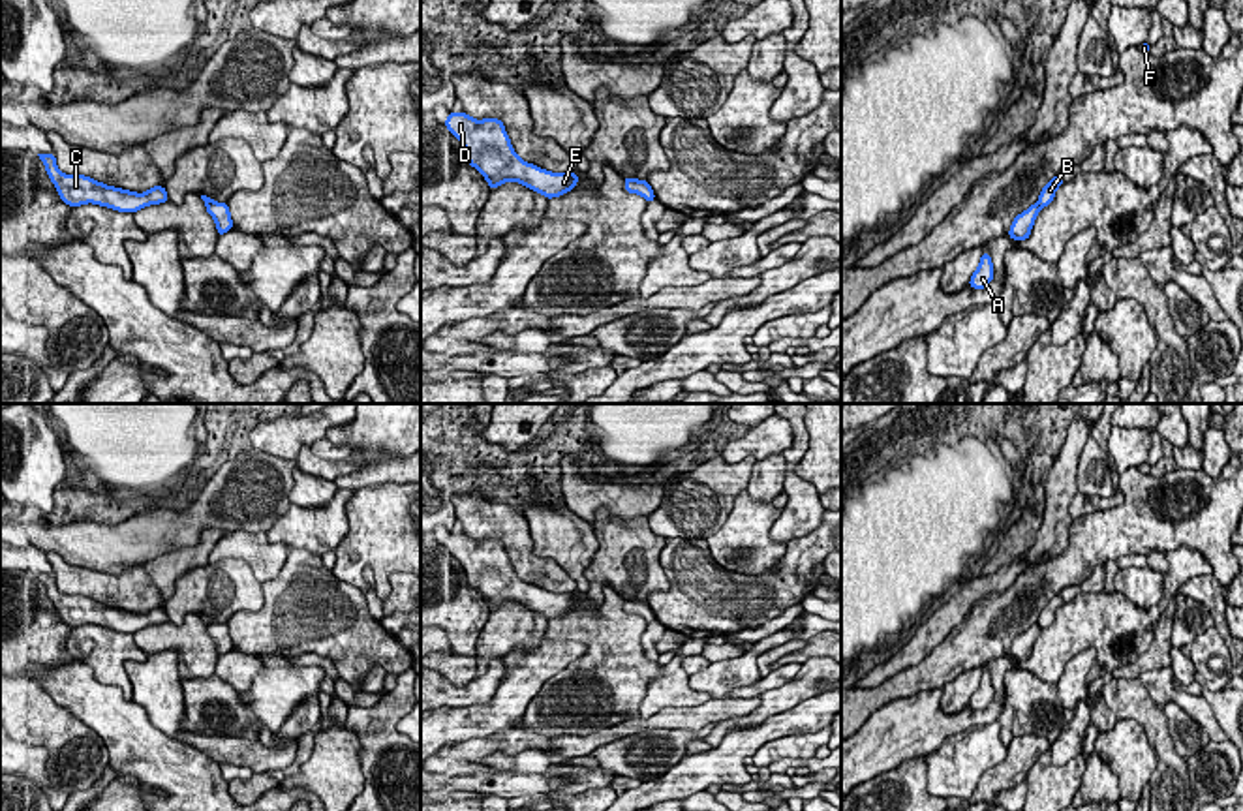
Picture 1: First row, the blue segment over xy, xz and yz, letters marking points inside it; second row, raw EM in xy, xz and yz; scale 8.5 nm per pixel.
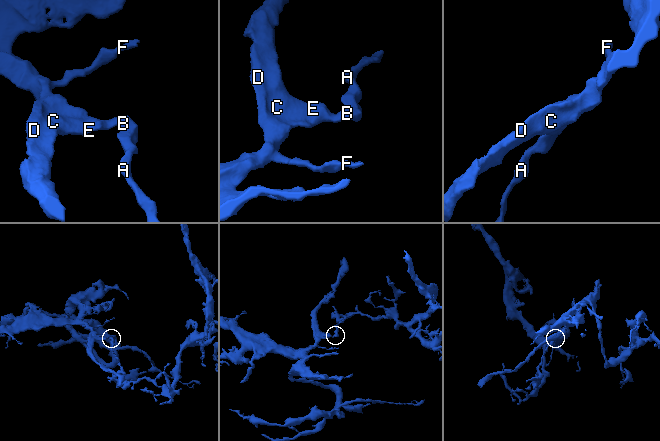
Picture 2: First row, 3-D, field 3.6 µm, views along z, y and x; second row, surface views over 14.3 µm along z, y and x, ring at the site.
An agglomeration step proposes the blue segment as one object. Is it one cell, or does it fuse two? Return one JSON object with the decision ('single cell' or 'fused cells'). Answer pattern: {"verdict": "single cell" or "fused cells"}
{"verdict": "fused cells"}

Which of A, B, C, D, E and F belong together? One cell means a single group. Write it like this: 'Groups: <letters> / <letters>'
Groups: A / B C D E F

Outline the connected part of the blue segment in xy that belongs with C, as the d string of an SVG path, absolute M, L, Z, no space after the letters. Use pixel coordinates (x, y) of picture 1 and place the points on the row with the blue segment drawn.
M38 154L43 161L49 178L58 190L60 199L73 207L86 203L101 205L118 212L137 212L148 205L167 203L169 195L163 186L154 186L145 193L128 191L101 184L83 175L64 175L56 167L54 154Z

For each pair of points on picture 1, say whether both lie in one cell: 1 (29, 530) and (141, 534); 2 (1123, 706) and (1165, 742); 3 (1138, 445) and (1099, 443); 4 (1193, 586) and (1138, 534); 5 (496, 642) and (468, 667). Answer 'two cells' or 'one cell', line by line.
1: one cell
2: one cell
3: two cells
4: two cells
5: two cells

